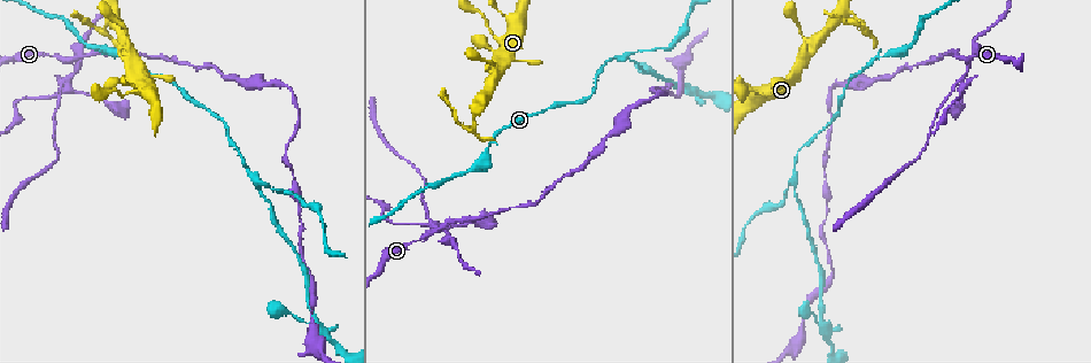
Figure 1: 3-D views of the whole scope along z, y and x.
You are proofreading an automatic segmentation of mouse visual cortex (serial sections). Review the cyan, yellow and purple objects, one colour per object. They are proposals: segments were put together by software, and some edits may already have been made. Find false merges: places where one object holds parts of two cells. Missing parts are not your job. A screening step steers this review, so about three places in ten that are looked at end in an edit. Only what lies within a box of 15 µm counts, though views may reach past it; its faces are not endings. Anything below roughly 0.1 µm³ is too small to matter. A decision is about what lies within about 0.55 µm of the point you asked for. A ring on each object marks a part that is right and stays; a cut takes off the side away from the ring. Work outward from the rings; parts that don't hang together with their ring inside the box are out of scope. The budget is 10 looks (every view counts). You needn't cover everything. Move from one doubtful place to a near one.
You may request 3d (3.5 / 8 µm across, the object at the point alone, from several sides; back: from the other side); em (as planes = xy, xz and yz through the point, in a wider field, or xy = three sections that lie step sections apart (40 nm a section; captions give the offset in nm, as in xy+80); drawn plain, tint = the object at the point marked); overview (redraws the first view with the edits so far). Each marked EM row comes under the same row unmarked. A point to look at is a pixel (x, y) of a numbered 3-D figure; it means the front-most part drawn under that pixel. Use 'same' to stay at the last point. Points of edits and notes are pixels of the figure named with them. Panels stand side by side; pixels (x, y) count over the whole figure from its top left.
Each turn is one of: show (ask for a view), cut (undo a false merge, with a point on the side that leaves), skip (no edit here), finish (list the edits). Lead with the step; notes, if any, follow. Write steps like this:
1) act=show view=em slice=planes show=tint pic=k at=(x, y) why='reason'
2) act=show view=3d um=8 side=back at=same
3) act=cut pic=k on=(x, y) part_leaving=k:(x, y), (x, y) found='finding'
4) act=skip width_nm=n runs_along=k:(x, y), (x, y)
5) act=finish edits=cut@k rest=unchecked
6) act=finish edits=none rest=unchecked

act=show view=3d um=3.5 pic=1 at=(104, 27) why='sharp bend'

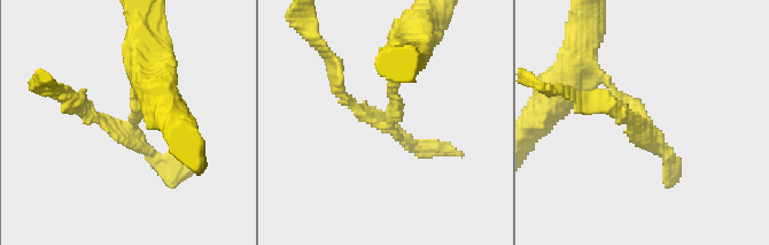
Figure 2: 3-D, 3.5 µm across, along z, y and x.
act=show view=em slice=xy step=1 show=tint pic=2 at=(387, 126)

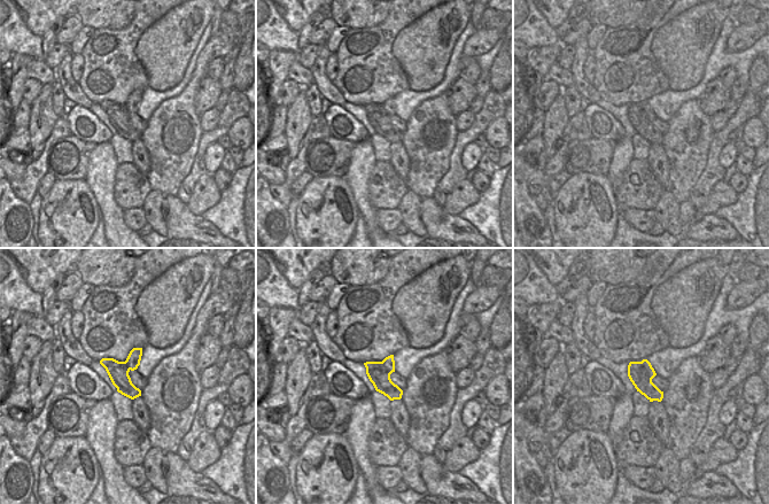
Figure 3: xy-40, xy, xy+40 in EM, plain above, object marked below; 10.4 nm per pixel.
act=cut pic=2 on=(153, 161) part_leaving=2:(129, 124), (100, 121), (69, 93) found='two cells meet here'

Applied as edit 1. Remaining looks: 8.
act=show view=3d um=3.5 pic=1 at=(969, 59)

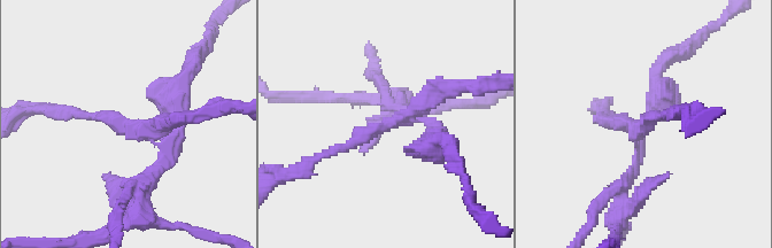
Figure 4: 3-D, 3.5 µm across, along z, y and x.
act=show view=em slice=xy step=1 show=tint pic=4 at=(399, 119) arms=4 arm_widths_nm=150,150,200,300 why='shape alone is not enough'

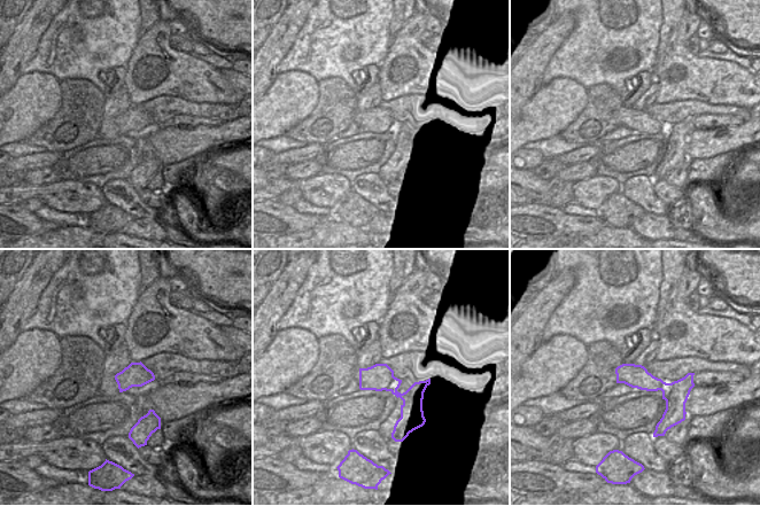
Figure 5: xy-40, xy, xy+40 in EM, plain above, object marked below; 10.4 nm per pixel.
act=cut pic=4 on=(168, 93) part_leaving=4:(163, 138), (170, 159), (138, 198), (163, 225) found='two cells meet here'

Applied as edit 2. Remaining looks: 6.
act=show view=overview why='see it whole again'

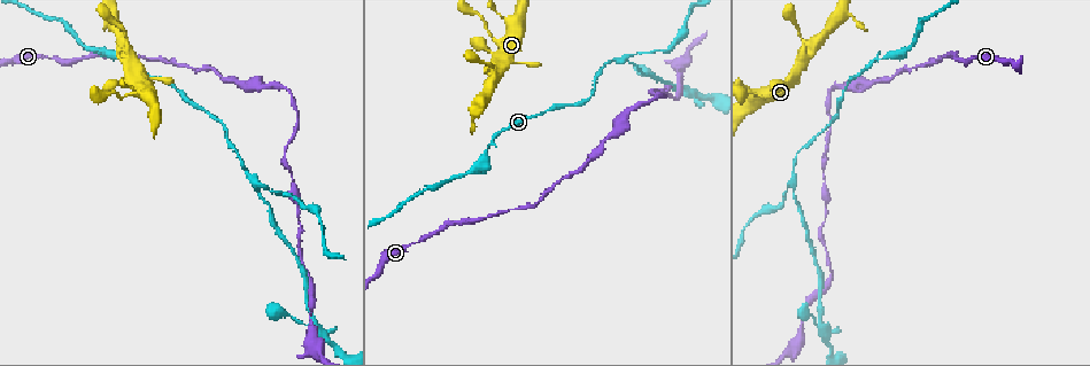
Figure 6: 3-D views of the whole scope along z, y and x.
act=show view=3d um=3.5 pic=6 at=(507, 212) why='narrows sharply'

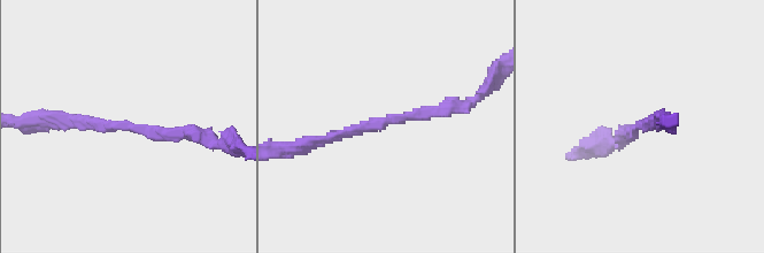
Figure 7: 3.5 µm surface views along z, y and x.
act=show view=em slice=xy step=3 show=tint pic=7 at=(141, 128) arm_widths_nm=150,200 why='need the tissue'

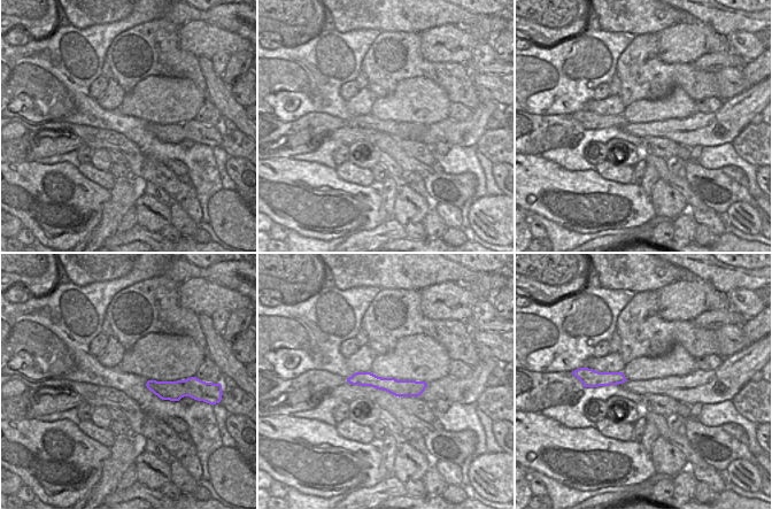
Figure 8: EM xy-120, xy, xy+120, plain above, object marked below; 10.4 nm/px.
act=skip width_nm=170 runs_along=8:(352, 379), (393, 386), (423, 385) found='continuous, no second cell'

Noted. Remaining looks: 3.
act=show view=em slice=xy step=5 show=tint pic=6 at=(826, 154) why='thin neck'

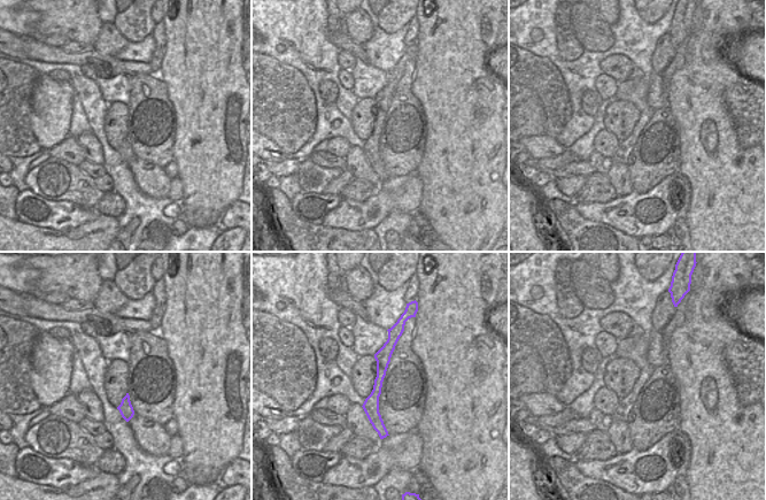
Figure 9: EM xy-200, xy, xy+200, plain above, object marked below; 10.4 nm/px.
act=show view=3d um=3.5 at=same

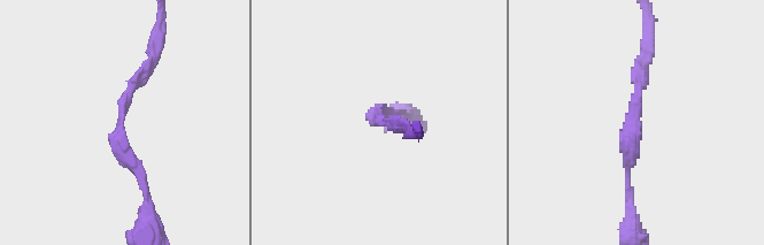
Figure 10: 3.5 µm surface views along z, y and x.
act=skip width_nm=160 runs_along=9:(392, 332), (373, 398), (380, 430) found='continuous, no second cell'

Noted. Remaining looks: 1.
act=finish edits=cut@2,cut@4 rest=unchecked

